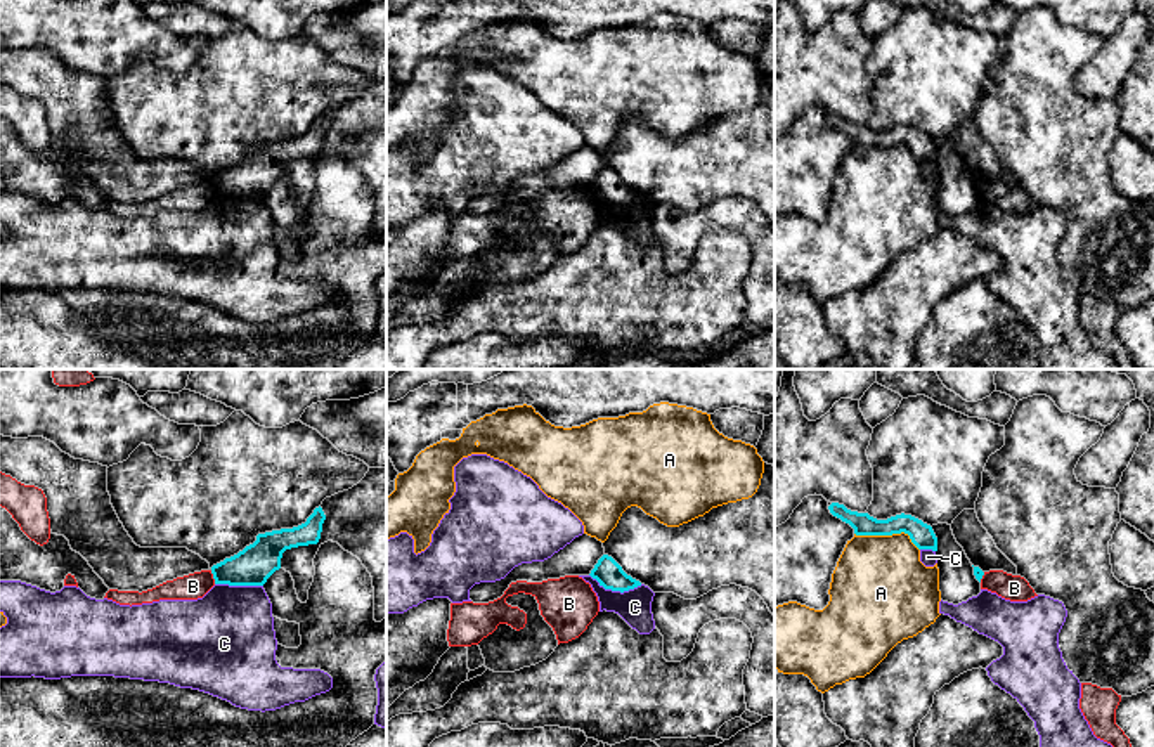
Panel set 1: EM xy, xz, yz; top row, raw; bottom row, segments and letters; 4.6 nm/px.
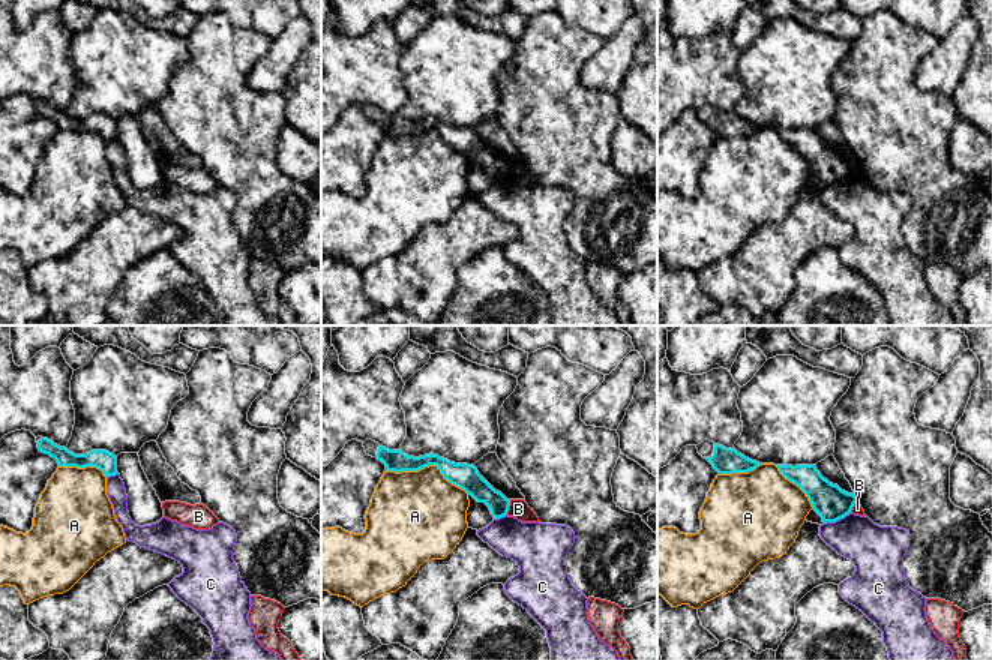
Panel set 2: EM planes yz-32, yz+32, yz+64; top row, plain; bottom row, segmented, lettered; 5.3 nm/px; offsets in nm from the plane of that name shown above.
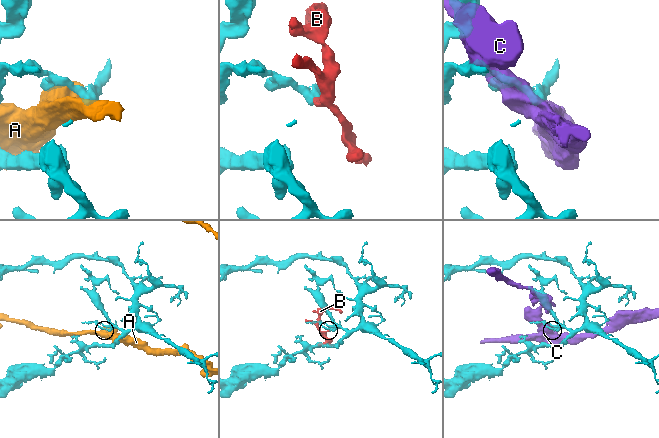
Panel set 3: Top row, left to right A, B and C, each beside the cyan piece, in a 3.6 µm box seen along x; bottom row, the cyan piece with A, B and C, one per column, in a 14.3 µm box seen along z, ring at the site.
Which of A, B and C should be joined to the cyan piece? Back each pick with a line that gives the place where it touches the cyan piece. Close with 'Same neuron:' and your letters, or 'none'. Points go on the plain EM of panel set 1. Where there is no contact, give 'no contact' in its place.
Same neuron: none

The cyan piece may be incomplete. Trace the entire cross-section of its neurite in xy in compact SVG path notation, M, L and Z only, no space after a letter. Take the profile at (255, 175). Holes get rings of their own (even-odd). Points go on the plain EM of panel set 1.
M319 118L298 139L258 146L253 156L211 179L215 196L263 198L281 180L286 161L319 154L324 132Z

